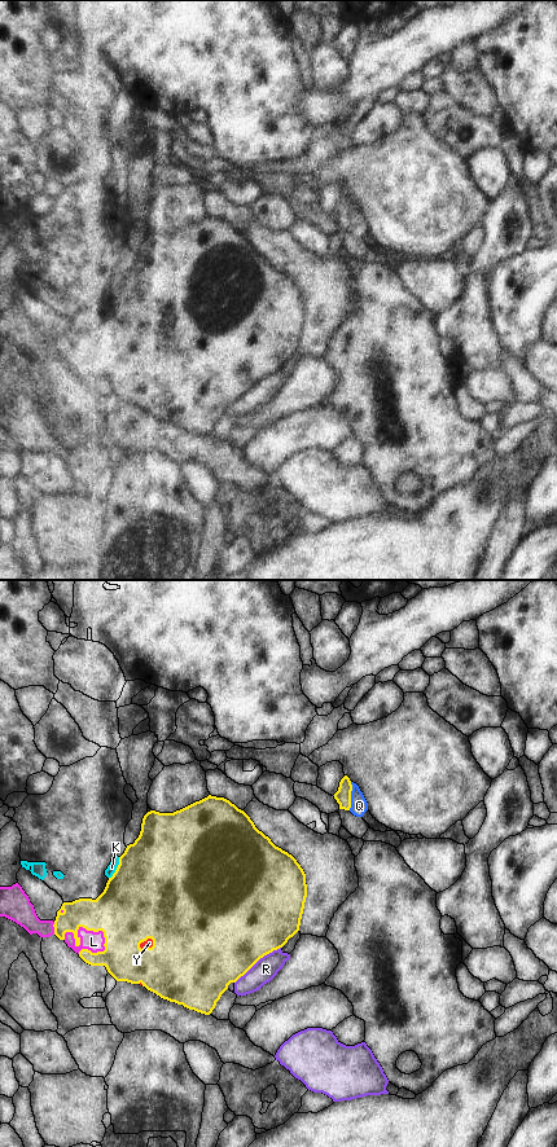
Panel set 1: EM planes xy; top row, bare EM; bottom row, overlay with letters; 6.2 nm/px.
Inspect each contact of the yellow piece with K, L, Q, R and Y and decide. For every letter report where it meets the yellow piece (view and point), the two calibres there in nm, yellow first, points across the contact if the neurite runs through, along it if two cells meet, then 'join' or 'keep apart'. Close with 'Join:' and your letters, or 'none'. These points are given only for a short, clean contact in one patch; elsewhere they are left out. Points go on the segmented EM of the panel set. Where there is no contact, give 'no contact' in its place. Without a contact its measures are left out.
K: contact xy (117, 868); calibres 500 and 60 nm; keep apart
L: contact xy (80, 926); calibres 320 and 120 nm; join
Q: contact xy (350, 796); calibres 100 and 110 nm; way xy (343, 795), (350, 796), (359, 805); join
R: contact xy (257, 961); calibres 500 and 150 nm; keep apart
Y: contact xy (145, 940); calibres 480 and 50 nm; join
Join: L, Q, Y

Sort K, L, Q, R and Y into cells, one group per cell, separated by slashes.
K / L Q Y / R

